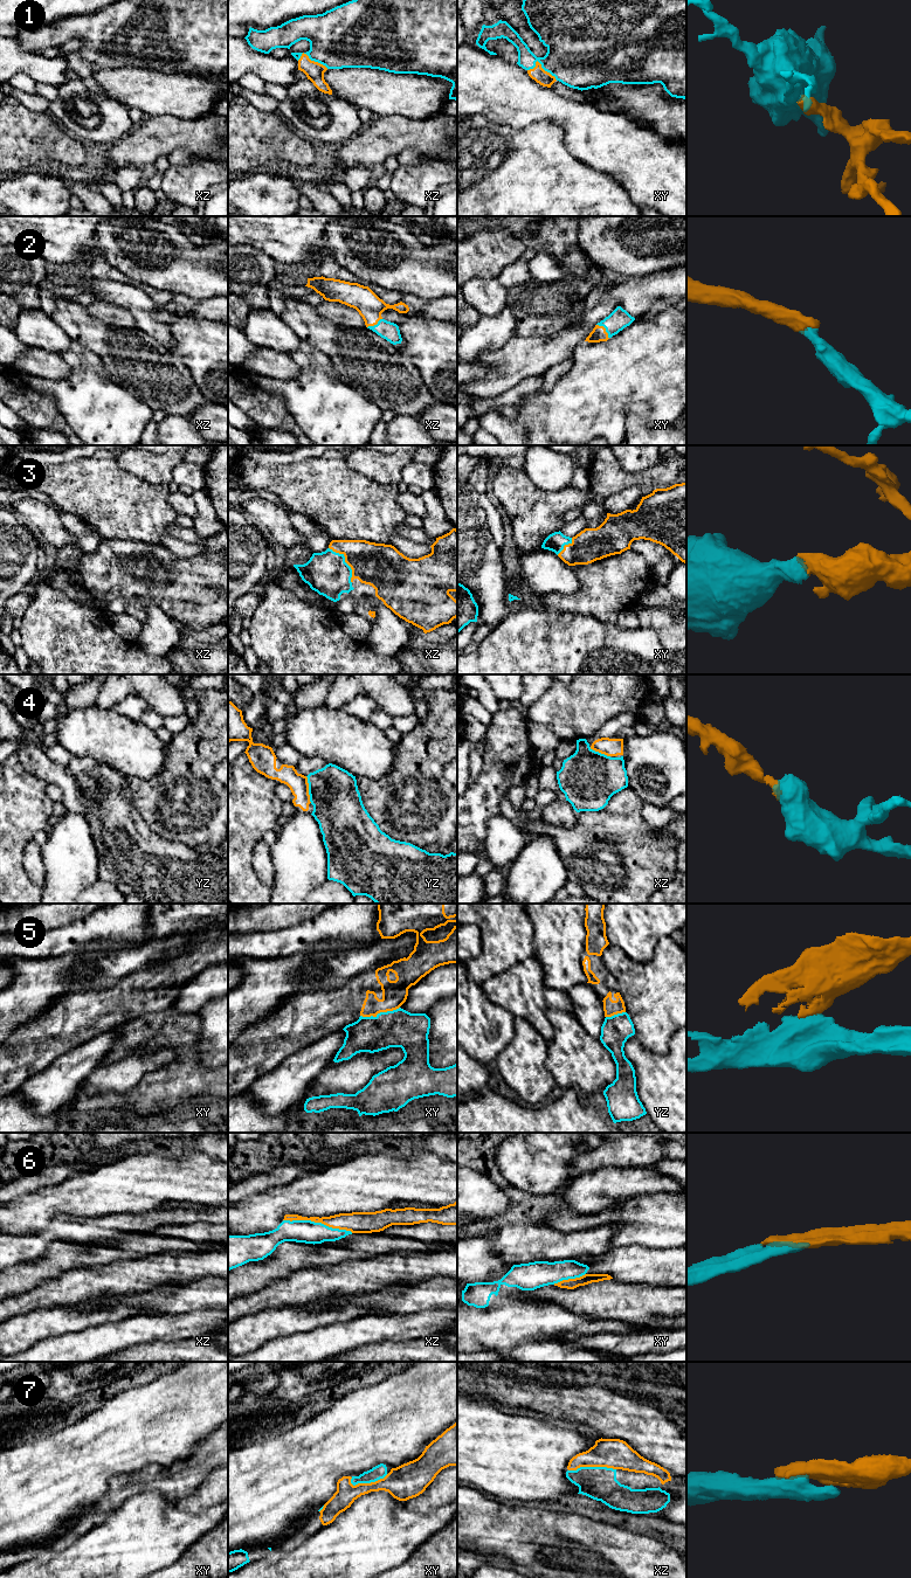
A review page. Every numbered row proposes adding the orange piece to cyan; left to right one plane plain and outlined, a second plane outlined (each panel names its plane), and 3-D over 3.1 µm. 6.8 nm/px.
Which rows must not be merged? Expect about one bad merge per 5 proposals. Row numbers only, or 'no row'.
5

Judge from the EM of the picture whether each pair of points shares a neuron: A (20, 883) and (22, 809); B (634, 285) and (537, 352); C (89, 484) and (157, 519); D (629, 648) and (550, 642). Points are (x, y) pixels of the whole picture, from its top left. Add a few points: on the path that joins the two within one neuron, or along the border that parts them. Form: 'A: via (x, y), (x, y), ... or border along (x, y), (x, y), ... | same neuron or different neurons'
A: via (12, 864), (12, 828) | same neuron
B: via (609, 299), (580, 331), (561, 345) | same neuron
C: via (105, 496), (119, 506), (140, 511) | same neuron
D: via (609, 648), (570, 648) | same neuron

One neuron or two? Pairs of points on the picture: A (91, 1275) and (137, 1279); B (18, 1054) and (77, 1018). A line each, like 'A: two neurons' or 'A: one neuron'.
A: one neuron
B: one neuron

